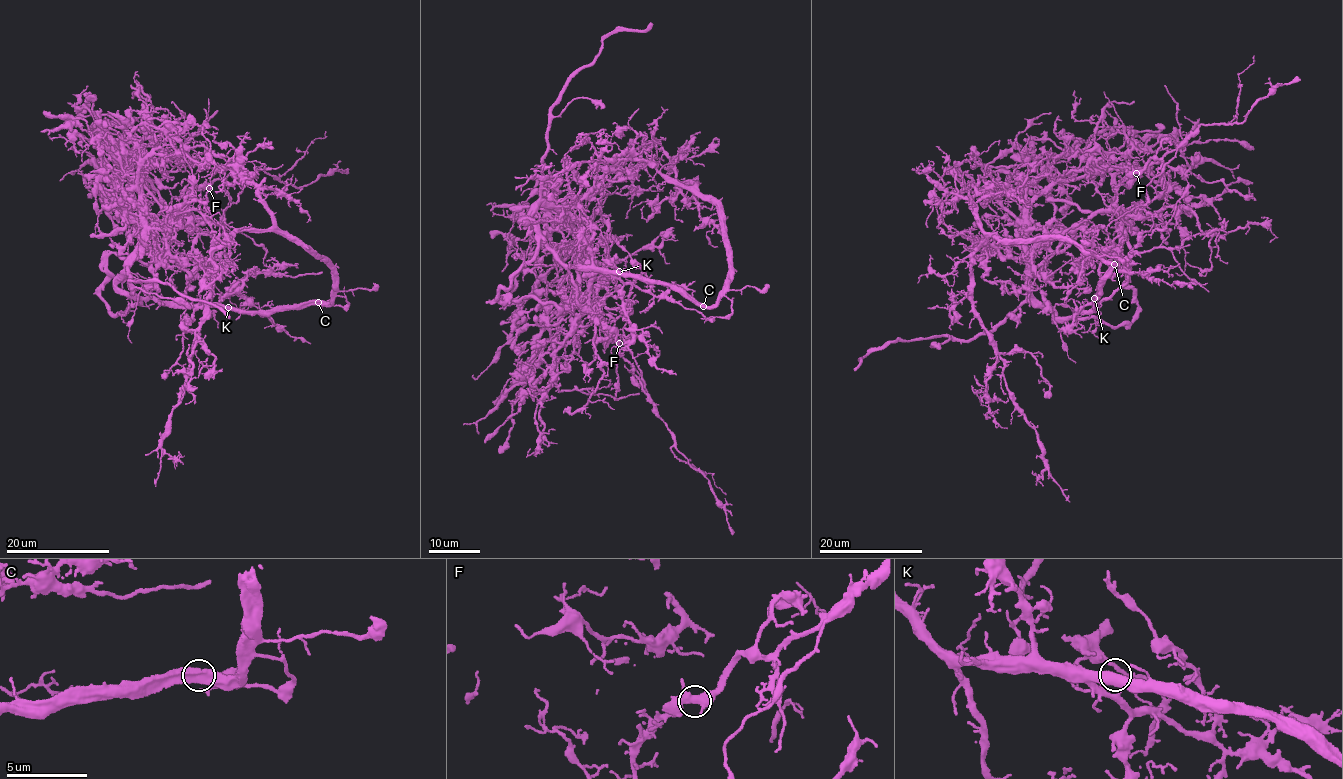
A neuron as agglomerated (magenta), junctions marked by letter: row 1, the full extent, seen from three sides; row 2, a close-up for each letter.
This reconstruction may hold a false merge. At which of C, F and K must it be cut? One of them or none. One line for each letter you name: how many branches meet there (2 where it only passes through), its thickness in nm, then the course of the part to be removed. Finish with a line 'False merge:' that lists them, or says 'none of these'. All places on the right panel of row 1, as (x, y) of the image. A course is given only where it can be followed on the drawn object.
False merge: none of these

